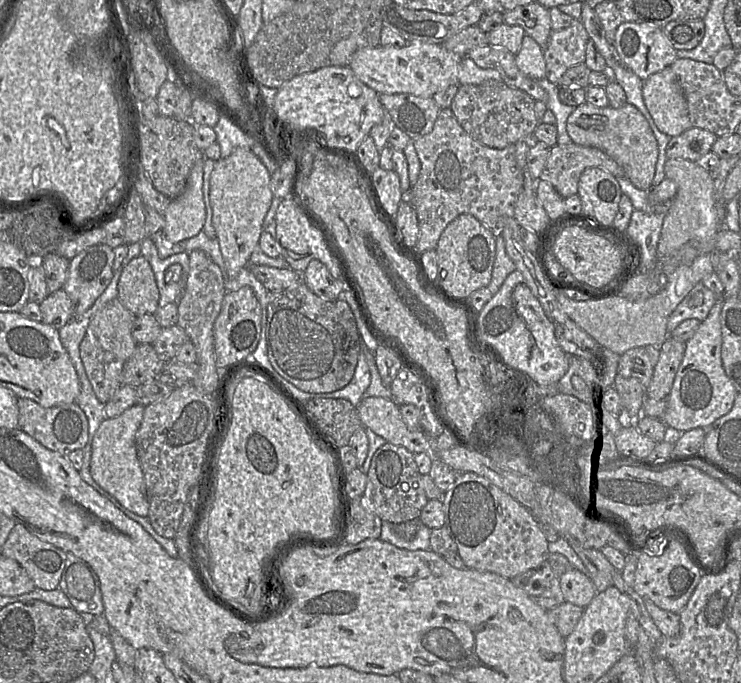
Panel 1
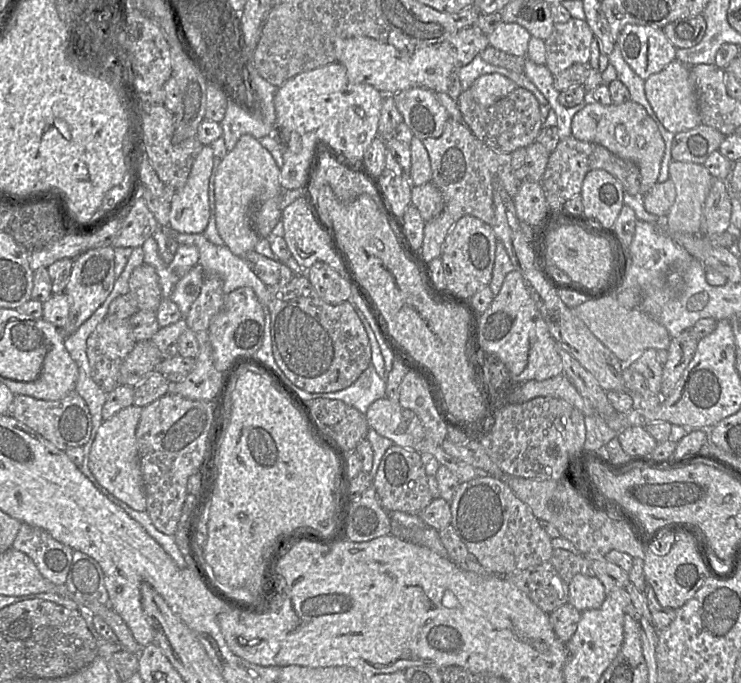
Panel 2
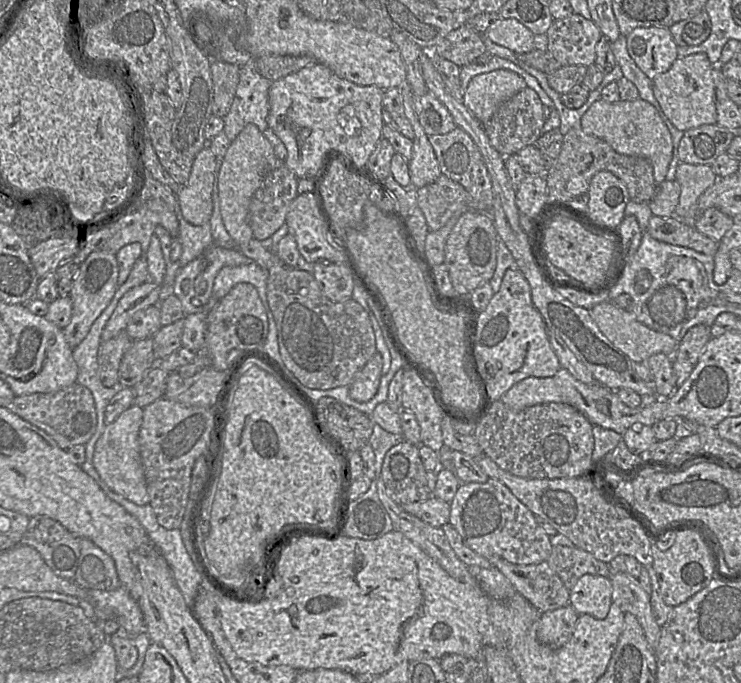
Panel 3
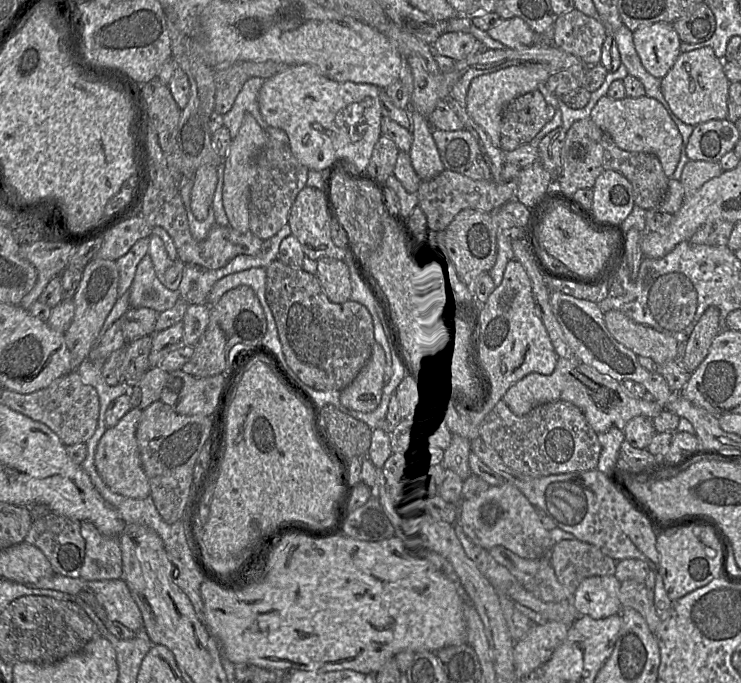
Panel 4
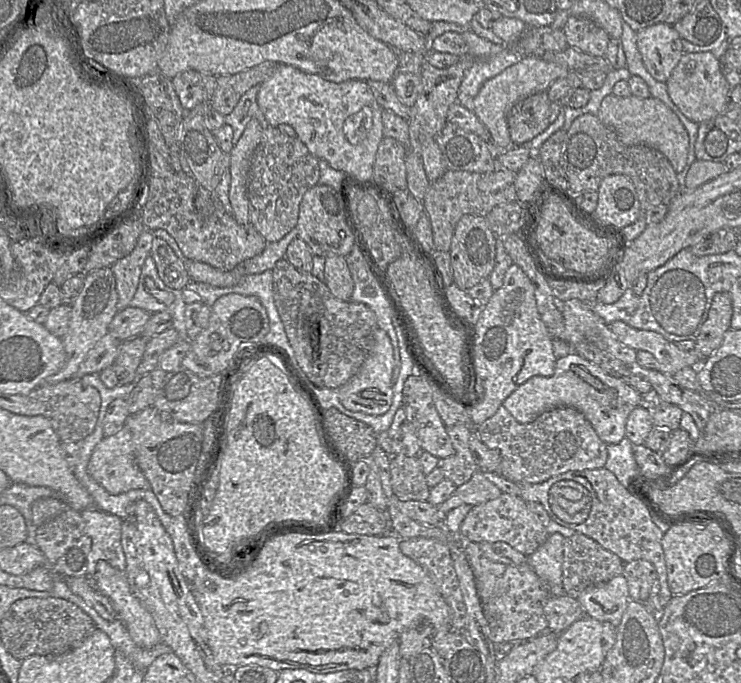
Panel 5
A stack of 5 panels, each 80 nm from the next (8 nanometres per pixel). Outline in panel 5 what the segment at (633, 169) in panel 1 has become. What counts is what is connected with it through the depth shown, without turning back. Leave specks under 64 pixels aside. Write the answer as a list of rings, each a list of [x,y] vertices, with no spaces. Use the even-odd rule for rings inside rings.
[[[610,94],[602,100],[597,116],[606,126],[615,130],[623,144],[648,145],[660,151],[677,173],[686,167],[689,135],[679,117],[661,100],[652,96],[639,98],[633,95],[619,97]]]

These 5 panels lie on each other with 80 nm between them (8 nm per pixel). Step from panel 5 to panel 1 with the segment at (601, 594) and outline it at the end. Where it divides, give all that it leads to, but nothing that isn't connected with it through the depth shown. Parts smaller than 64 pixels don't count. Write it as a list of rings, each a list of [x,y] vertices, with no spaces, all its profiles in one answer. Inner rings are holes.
[[[570,569],[559,577],[565,602],[585,608],[598,593],[591,578],[584,573]]]

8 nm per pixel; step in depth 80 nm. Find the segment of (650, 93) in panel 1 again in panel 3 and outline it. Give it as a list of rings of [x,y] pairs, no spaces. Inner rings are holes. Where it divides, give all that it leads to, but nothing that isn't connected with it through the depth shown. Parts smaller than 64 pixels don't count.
[[[705,53],[678,57],[664,73],[652,79],[654,96],[663,114],[682,132],[704,124],[716,124],[715,82],[713,71],[716,66]]]

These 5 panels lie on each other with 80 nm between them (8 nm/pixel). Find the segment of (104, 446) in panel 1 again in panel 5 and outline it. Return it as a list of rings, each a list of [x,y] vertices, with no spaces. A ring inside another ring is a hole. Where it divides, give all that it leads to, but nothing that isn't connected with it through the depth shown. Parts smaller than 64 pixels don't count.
[[[126,425],[116,434],[104,437],[95,446],[87,465],[87,473],[111,495],[120,495],[136,489],[151,489],[150,483],[135,462],[132,436]]]

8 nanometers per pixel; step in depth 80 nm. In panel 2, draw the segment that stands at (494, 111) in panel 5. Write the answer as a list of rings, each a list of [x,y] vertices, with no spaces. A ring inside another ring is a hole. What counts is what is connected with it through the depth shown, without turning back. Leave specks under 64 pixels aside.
[[[492,73],[478,77],[468,90],[478,104],[488,107],[510,94],[517,87],[517,84],[511,79],[499,73]]]

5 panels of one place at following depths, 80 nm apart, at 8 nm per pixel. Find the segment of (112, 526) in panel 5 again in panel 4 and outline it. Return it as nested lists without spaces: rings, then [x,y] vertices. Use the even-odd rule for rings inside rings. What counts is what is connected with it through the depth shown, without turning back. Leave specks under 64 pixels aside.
[[[89,521],[81,522],[85,554],[79,578],[85,581],[122,578],[122,557],[119,537],[105,536]]]

